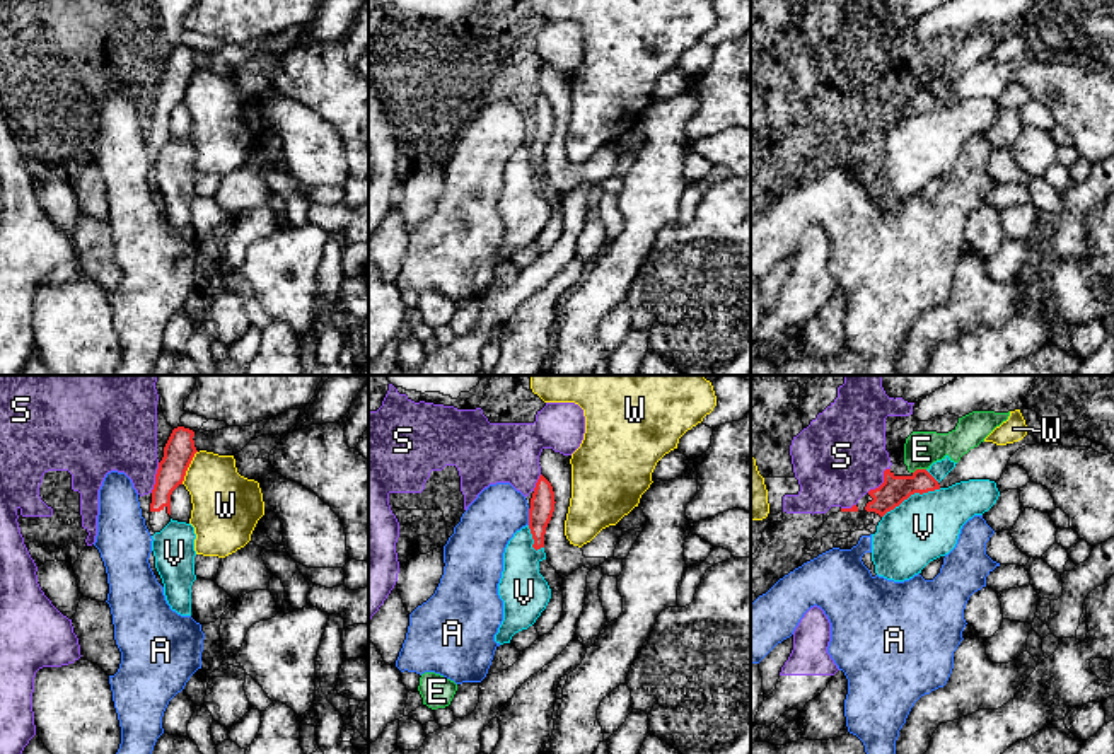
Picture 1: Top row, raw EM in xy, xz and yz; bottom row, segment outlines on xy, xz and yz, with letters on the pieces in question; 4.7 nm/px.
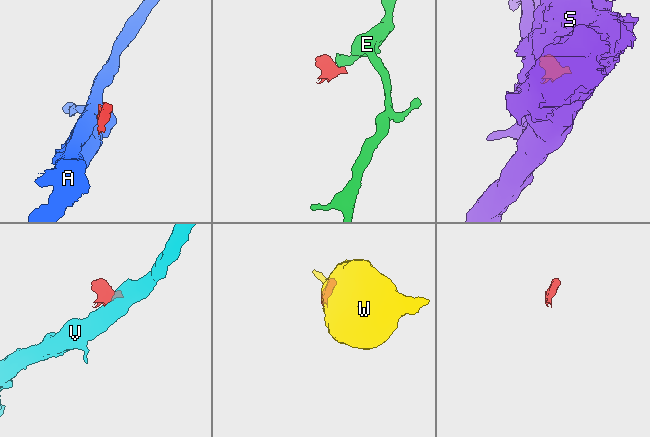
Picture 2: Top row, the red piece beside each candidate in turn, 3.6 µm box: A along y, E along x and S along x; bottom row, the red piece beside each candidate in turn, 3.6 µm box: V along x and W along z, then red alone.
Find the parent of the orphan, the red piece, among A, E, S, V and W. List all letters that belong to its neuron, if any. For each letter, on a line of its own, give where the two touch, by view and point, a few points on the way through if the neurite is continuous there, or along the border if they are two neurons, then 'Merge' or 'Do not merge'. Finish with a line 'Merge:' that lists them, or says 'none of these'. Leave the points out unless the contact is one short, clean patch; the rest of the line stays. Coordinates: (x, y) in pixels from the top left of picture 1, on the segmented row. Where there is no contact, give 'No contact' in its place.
A: Touches red at xz (529, 517). Do not merge
E: Touches red at yz (918, 469). Boundary: yz (925, 468), (918, 468), (913, 473). Do not merge
S: Touches red at yz (884, 481). Boundary: yz (889, 468), (884, 471), (882, 481), (867, 492). Do not merge
V: Touches red at yz (911, 493). Boundary: yz (940, 488), (911, 493), (882, 517). Do not merge
W: Touches red at xy (188, 466). Do not merge
Merge: none of these

